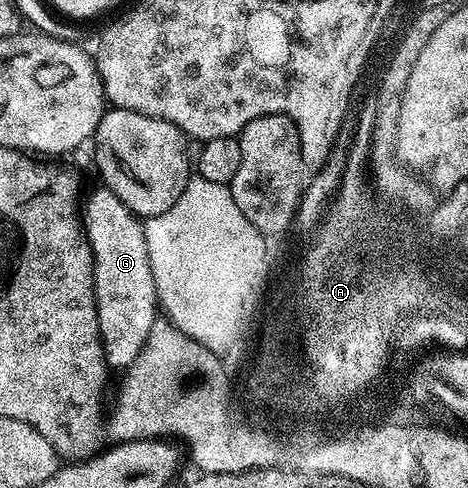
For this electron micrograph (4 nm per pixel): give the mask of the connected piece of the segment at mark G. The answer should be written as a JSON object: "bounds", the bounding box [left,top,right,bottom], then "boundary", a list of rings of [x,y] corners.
{"bounds":[80,188,159,368],"boundary":[[[99,188],[86,198],[80,225],[90,244],[94,304],[98,308],[98,336],[107,367],[128,368],[144,348],[150,329],[159,317],[159,303],[149,267],[145,228],[111,190]]]}

